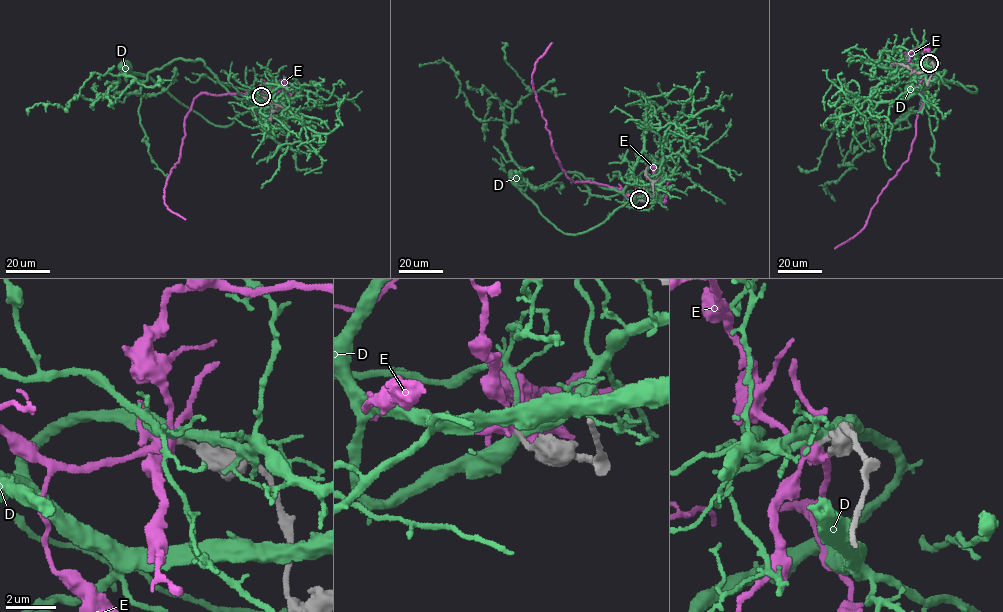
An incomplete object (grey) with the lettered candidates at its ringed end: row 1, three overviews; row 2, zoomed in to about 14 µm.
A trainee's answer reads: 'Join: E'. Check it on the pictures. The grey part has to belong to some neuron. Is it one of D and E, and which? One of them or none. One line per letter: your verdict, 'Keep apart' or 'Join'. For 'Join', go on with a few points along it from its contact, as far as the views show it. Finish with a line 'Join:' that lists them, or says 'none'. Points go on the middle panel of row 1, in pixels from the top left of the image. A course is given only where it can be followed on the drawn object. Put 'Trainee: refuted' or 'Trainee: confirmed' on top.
Trainee: confirmed
D: Keep apart
E: Join. Its course: (639, 199), (607, 185), (573, 181), (562, 168), (531, 83), (534, 65), (552, 43)
Join: E

